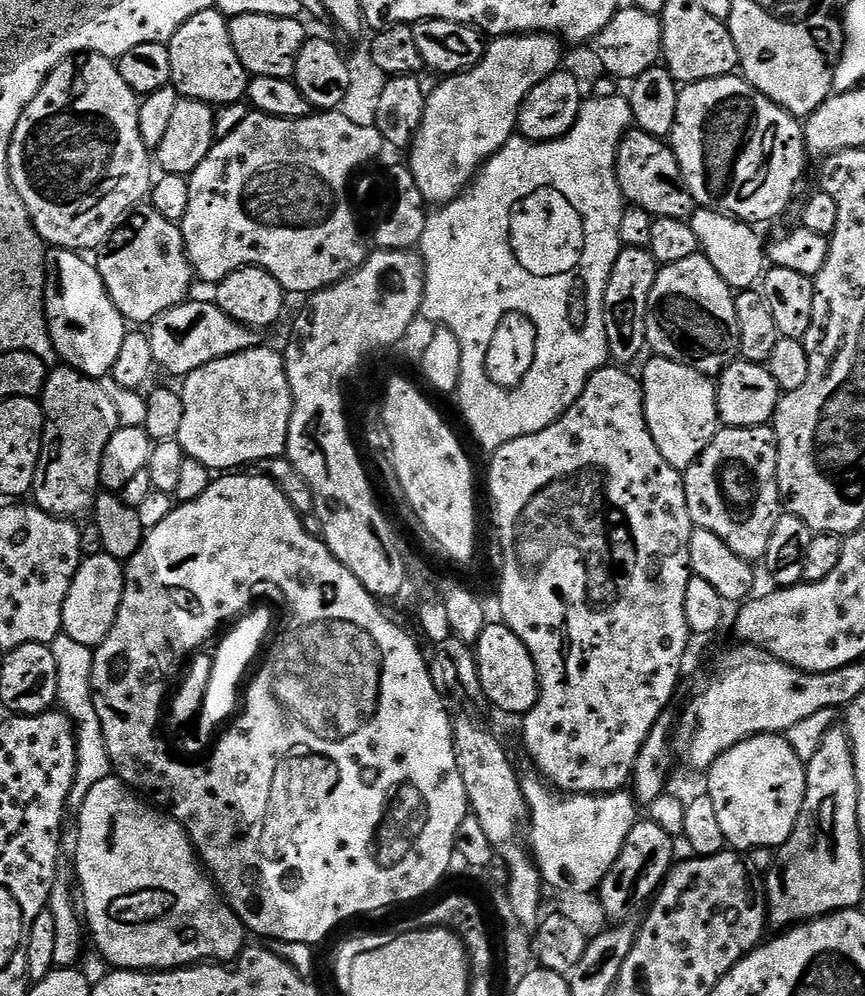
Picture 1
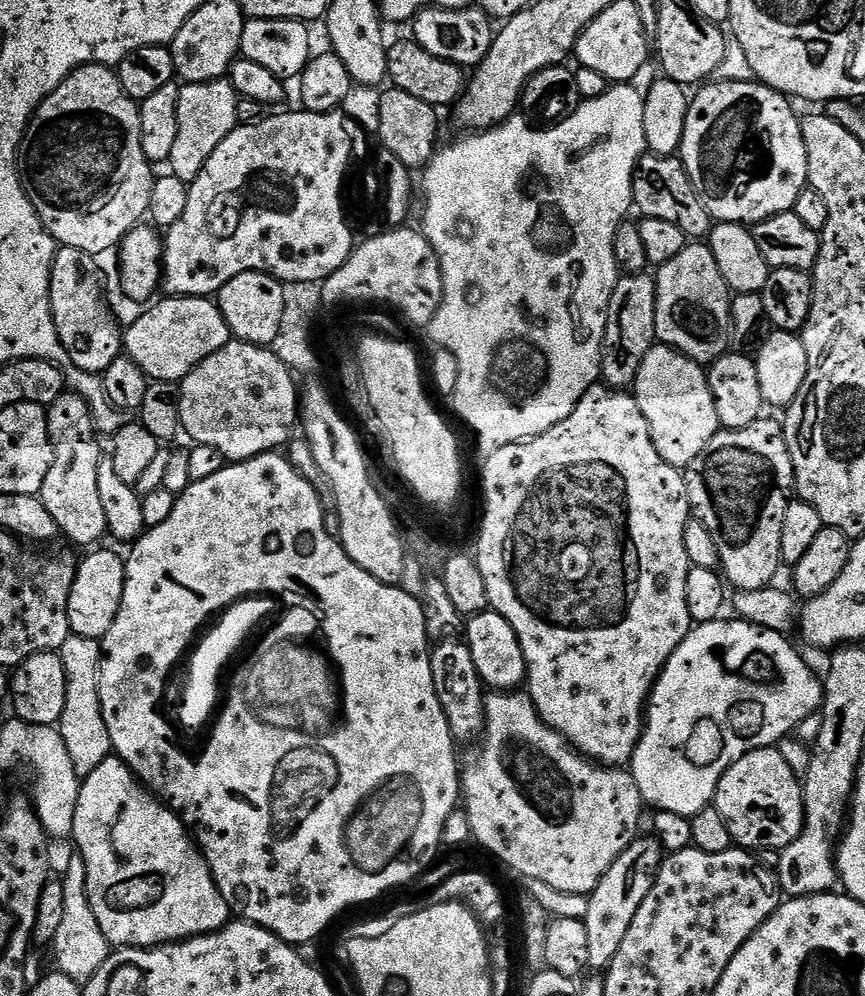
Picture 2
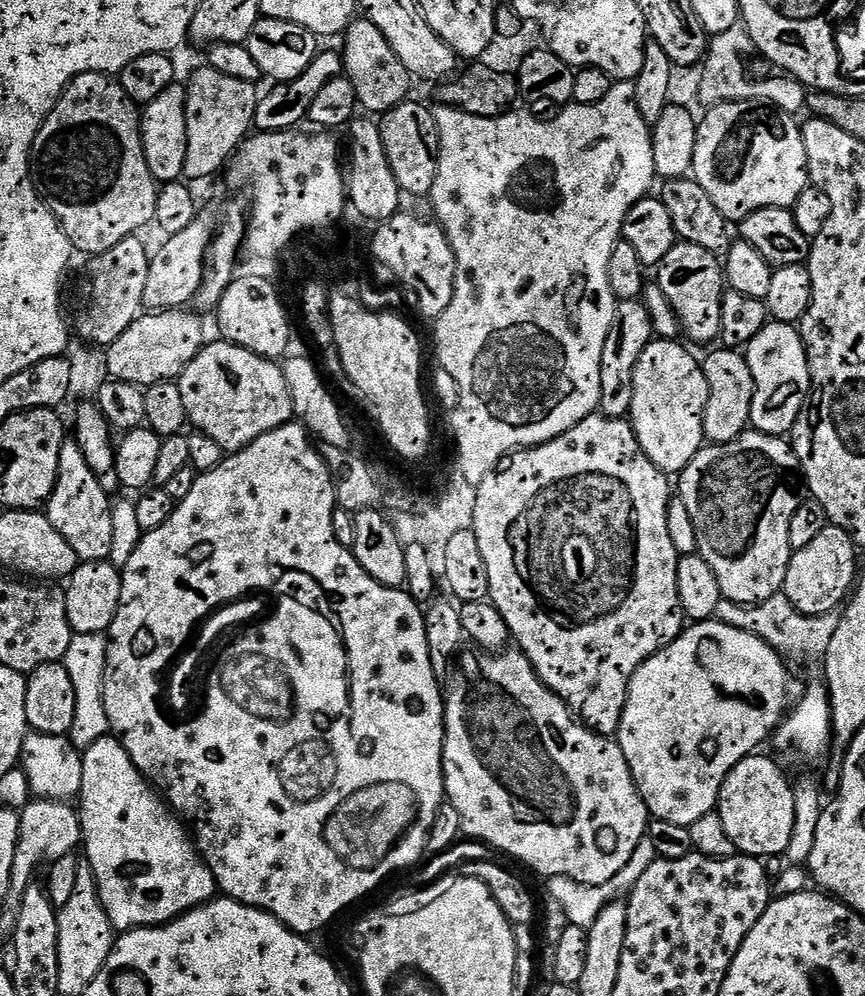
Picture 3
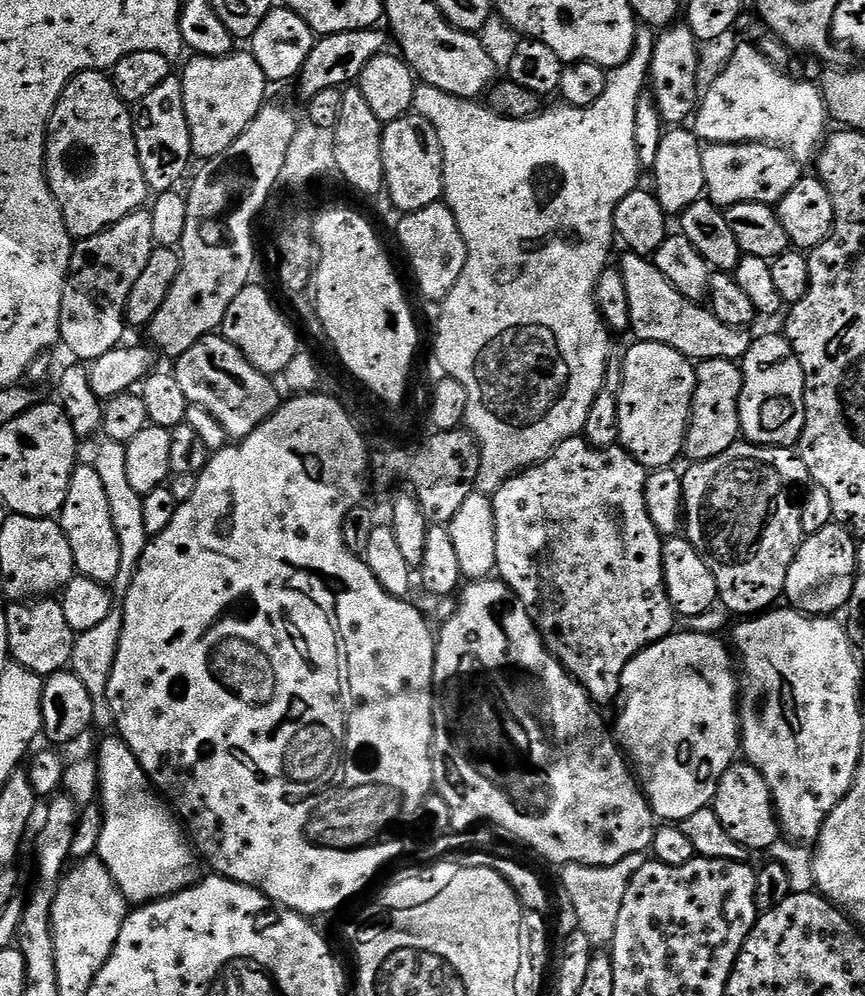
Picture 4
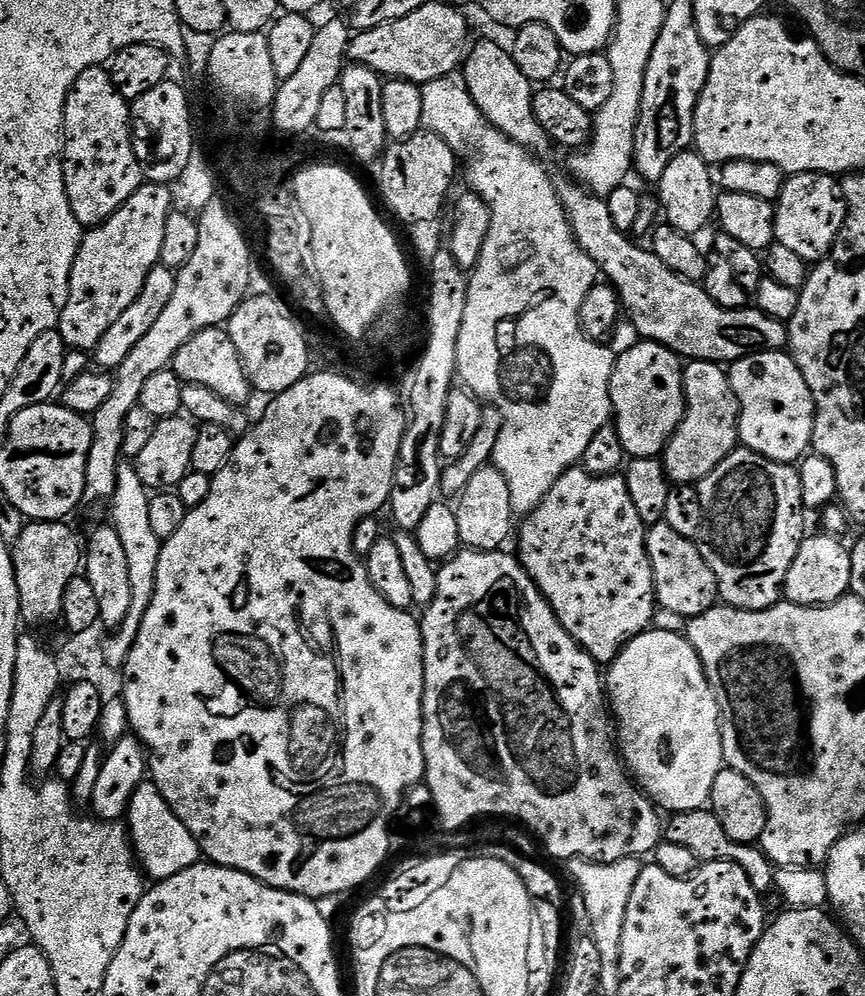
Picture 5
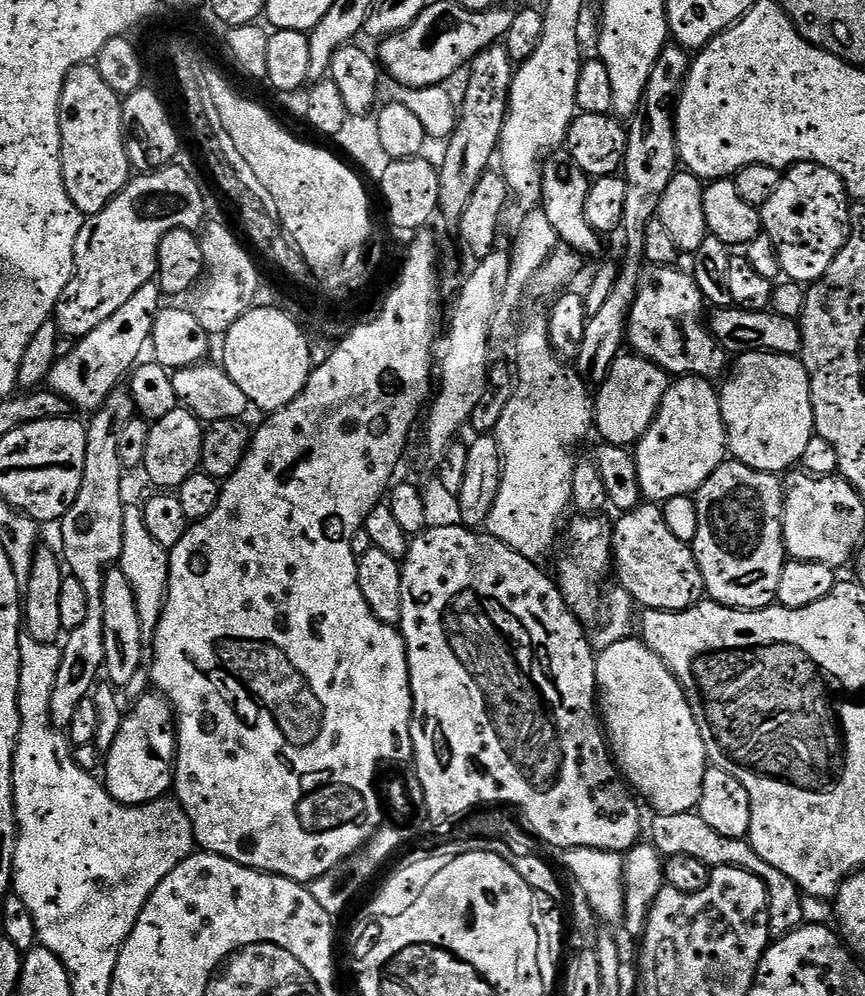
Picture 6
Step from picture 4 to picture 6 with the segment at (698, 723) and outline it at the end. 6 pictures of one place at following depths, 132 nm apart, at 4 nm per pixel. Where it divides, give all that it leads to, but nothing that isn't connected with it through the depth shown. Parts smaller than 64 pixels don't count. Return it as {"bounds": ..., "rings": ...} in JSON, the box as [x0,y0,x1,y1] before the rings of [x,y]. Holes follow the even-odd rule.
{"bounds":[596,638,710,813],"rings":[[[629,638],[614,642],[614,646],[603,649],[597,655],[596,690],[602,709],[602,727],[610,737],[610,751],[624,779],[645,801],[648,799],[656,807],[657,813],[693,811],[700,803],[702,778],[710,767],[710,761],[688,695],[677,682],[676,675],[665,666],[658,654],[654,654],[654,650],[648,648],[643,639]]]}

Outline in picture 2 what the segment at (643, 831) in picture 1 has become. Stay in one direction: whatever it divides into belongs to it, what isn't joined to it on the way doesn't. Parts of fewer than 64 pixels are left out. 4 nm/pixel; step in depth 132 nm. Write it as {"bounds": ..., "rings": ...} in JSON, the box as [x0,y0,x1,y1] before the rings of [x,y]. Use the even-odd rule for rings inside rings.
{"bounds":[583,836,663,971],"rings":[[[654,836],[637,837],[611,864],[610,870],[603,875],[598,886],[587,897],[587,914],[583,922],[589,935],[588,965],[593,971],[603,971],[611,964],[614,954],[622,944],[622,939],[626,938],[626,933],[630,930],[634,915],[656,881],[663,857],[663,848]]]}

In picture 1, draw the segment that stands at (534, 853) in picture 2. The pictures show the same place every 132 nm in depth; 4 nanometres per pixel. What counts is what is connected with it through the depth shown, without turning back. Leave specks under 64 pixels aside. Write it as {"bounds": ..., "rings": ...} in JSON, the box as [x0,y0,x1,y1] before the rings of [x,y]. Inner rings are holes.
{"bounds":[520,770,638,893],"rings":[[[529,770],[528,773],[523,773],[520,781],[520,788],[524,792],[524,797],[528,803],[528,814],[530,817],[530,828],[532,824],[532,844],[530,840],[530,851],[532,853],[532,859],[536,861],[537,866],[540,868],[540,875],[544,877],[545,885],[549,889],[552,888],[569,888],[566,889],[569,893],[595,893],[599,889],[603,879],[606,878],[606,874],[610,871],[618,860],[619,854],[622,853],[622,848],[626,843],[626,838],[629,837],[630,832],[634,830],[634,826],[638,821],[638,815],[636,815],[636,808],[638,809],[637,801],[634,799],[633,793],[628,790],[621,790],[618,792],[606,792],[603,794],[597,794],[595,796],[582,796],[579,794],[561,794],[559,791],[553,790],[535,771]]]}

